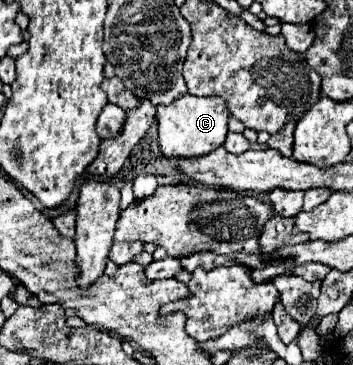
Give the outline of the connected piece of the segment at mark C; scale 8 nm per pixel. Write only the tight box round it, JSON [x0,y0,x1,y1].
[156,94,230,158]

